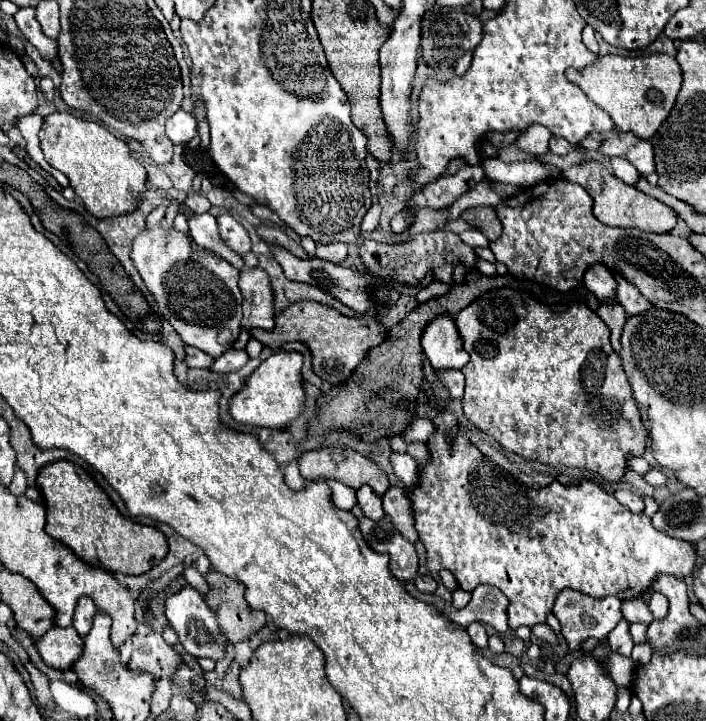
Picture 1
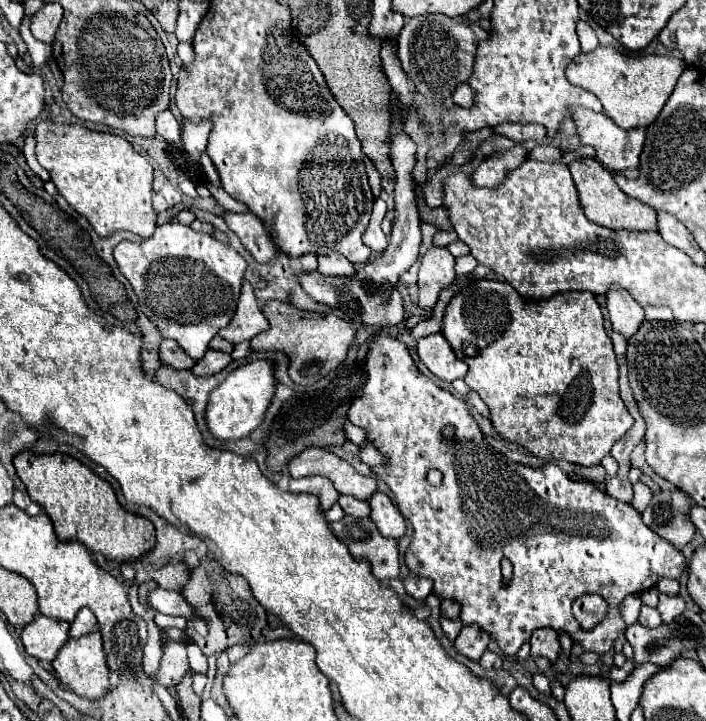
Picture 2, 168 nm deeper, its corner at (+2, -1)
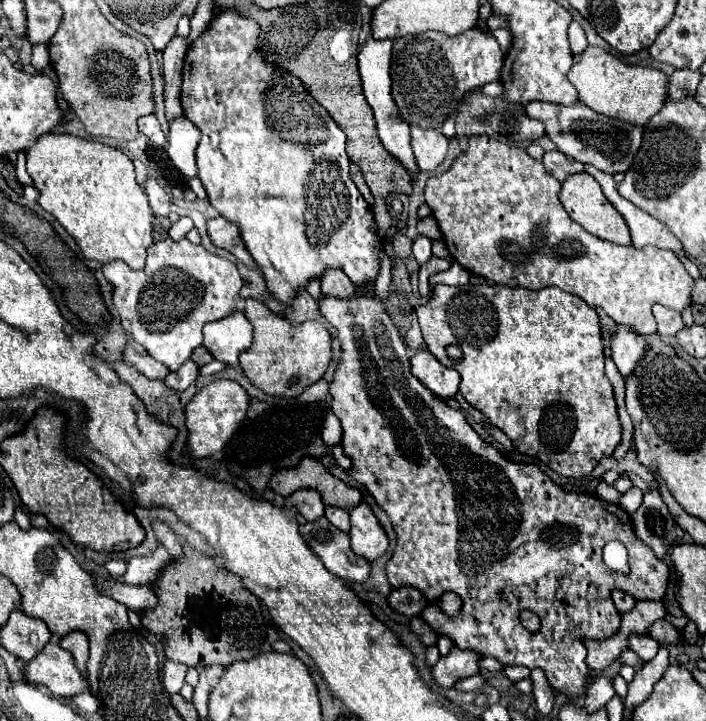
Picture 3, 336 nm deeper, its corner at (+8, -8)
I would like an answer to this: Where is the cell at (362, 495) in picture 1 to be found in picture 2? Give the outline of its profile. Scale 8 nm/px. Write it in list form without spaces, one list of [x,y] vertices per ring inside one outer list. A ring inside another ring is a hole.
[[[340,496],[338,504],[342,506],[342,510],[350,516],[356,516],[356,518],[370,518],[370,504],[366,500],[358,500],[358,498],[352,498],[352,496]]]

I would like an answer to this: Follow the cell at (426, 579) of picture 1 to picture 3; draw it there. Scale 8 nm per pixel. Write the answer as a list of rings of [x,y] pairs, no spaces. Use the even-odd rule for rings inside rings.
[[[400,587],[388,595],[388,605],[404,617],[416,617],[424,609],[424,603],[422,593],[414,587]]]

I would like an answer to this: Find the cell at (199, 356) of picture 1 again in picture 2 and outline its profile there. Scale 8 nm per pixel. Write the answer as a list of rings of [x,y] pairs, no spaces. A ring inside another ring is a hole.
[[[162,340],[160,344],[160,360],[166,366],[172,366],[176,370],[190,370],[196,360],[190,360],[190,356],[186,356],[186,352],[182,352],[182,348],[178,348],[178,344],[174,344],[174,340]]]

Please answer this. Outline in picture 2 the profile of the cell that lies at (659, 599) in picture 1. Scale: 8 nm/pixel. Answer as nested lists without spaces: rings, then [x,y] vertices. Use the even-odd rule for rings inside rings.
[[[660,594],[660,600],[658,600],[656,610],[660,612],[662,622],[672,622],[676,616],[680,616],[684,612],[684,600],[680,596]]]

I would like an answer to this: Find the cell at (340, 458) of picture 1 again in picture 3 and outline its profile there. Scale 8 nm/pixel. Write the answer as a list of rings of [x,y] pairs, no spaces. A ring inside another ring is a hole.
[[[304,457],[292,469],[280,469],[270,477],[270,489],[288,497],[296,489],[316,489],[326,505],[352,509],[362,501],[362,493],[336,479],[318,459]]]

